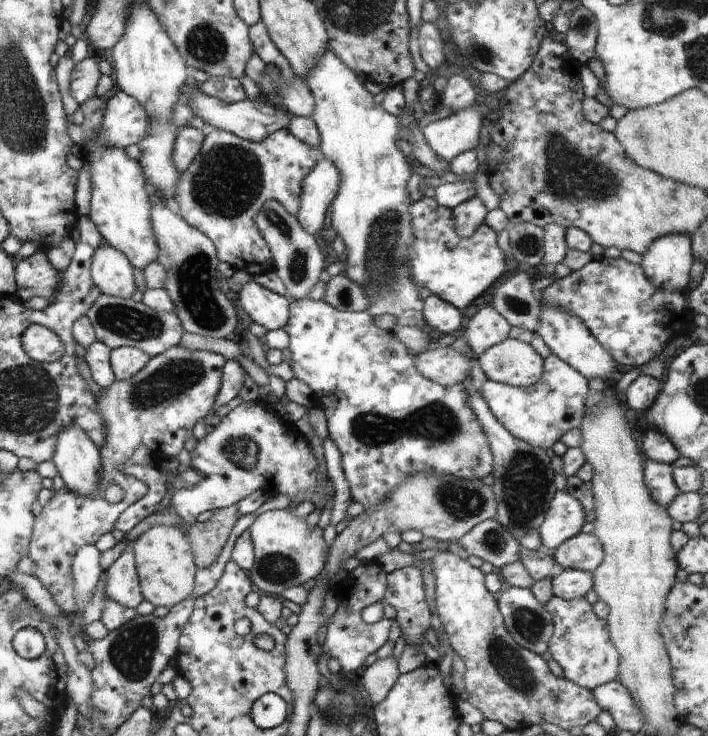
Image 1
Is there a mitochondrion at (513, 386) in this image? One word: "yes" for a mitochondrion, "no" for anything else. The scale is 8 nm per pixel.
no

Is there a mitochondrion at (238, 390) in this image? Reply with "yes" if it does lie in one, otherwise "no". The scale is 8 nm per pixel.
no

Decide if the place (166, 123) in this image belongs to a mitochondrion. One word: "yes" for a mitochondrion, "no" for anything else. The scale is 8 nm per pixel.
no

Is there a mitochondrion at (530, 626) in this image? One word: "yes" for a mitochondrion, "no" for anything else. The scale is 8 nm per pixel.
yes

